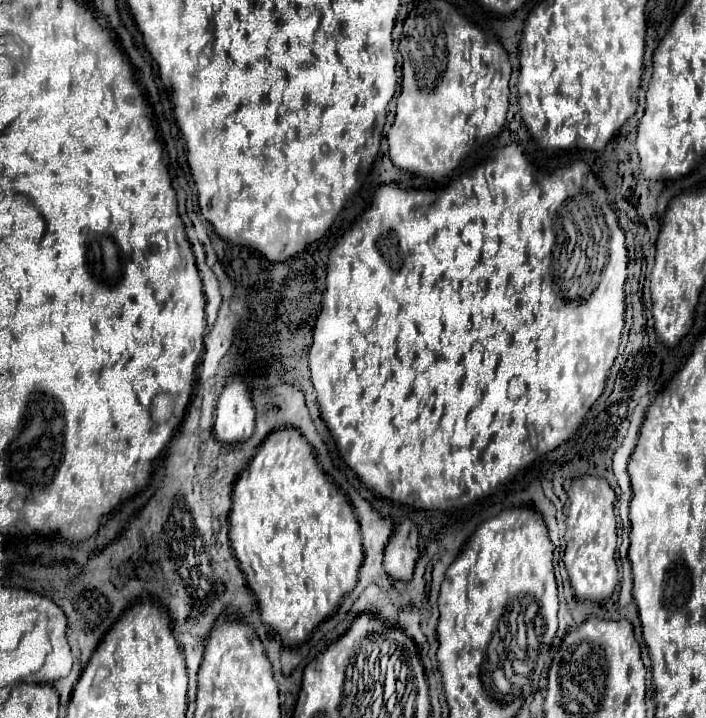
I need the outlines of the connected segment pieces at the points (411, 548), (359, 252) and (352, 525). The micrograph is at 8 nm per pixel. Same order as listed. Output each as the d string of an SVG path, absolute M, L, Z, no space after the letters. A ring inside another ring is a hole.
M405 519L395 533L389 539L389 545L385 549L385 561L383 569L389 575L389 579L395 581L411 581L415 561L419 557L419 531L413 521Z
M513 143L495 151L487 163L476 166L443 188L416 190L381 185L375 191L371 207L333 247L329 255L323 311L315 323L313 345L309 351L311 383L317 393L321 417L337 441L343 461L355 471L367 489L419 511L447 511L471 503L483 497L489 489L517 477L519 471L529 467L541 455L563 445L605 391L621 343L625 317L623 285L629 259L623 229L617 223L617 215L607 205L605 189L589 167L585 173L579 165L585 163L577 161L557 169L549 177L543 175L543 179L537 179L537 169L527 161L519 145ZM575 207L581 211L579 215L573 215Z
M277 429L273 431L263 445L257 447L257 453L253 457L253 461L249 463L249 467L241 473L241 477L235 481L233 487L233 507L229 513L229 545L233 551L233 557L237 559L239 569L243 571L247 585L253 589L255 597L257 597L257 605L259 605L259 613L261 613L261 621L269 627L269 631L277 637L281 637L281 641L287 647L297 647L301 643L305 643L309 639L309 635L325 621L329 619L341 605L343 597L349 593L349 589L353 589L359 581L359 565L363 563L363 545L361 545L361 533L359 533L359 523L357 517L347 501L347 497L339 491L339 487L335 483L329 483L329 477L319 469L317 459L315 459L315 451L313 447L303 439L303 435L297 429Z

